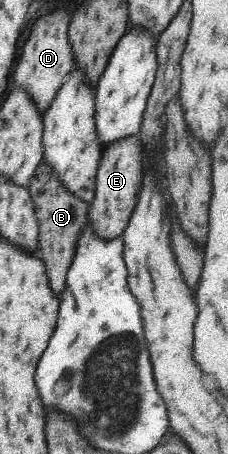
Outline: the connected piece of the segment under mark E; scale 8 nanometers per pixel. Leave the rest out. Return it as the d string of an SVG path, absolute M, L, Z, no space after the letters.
M130 135L108 143L101 151L95 176L93 199L88 205L87 220L100 240L122 235L137 201L144 170L144 147L138 135Z

